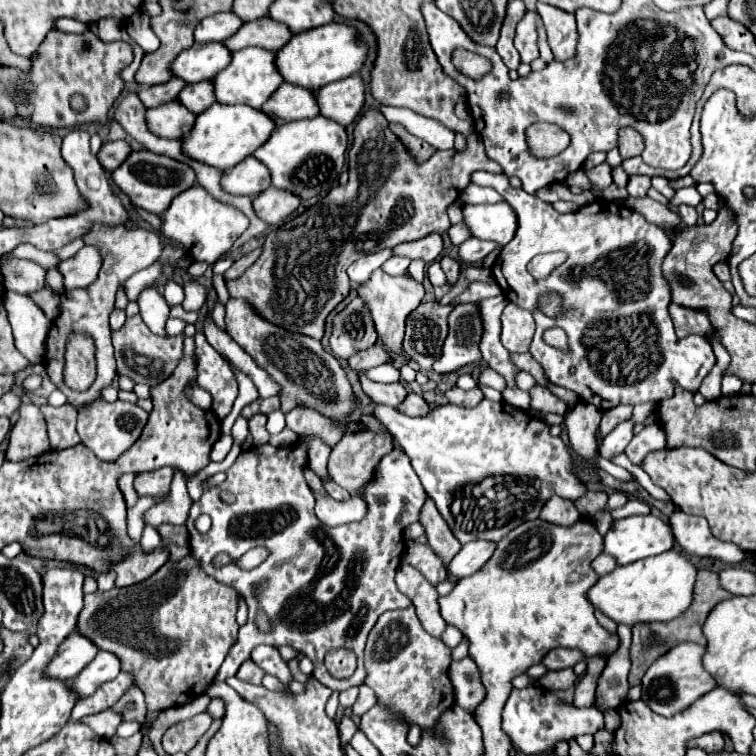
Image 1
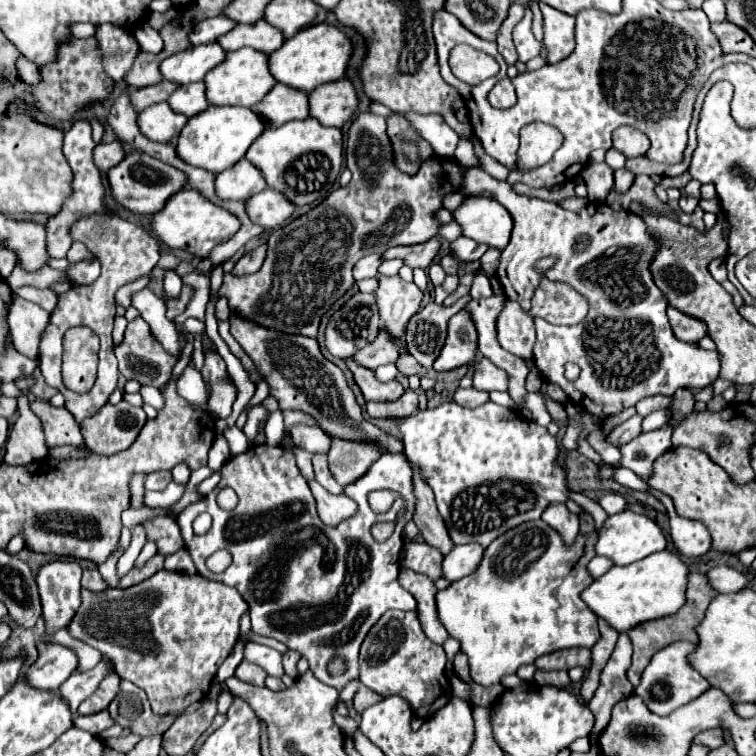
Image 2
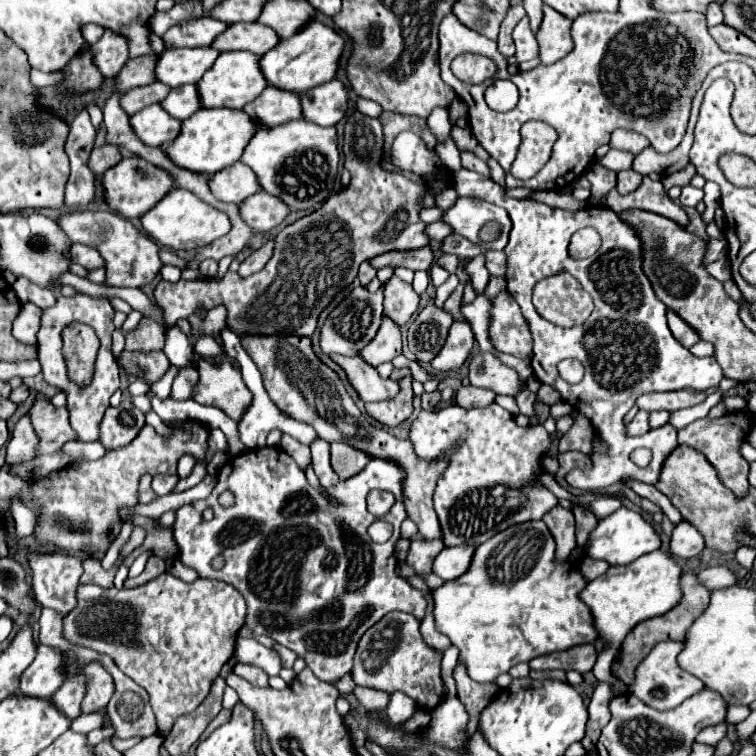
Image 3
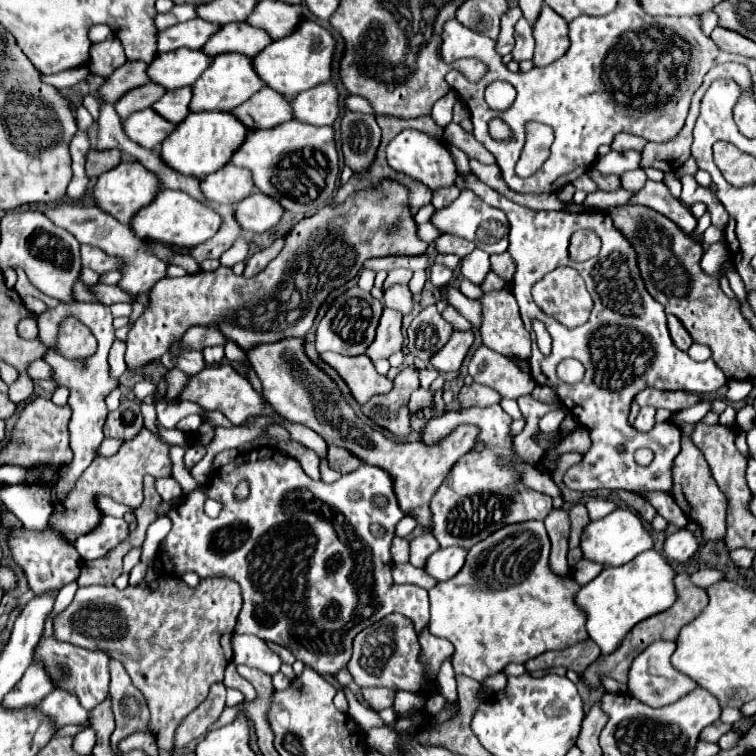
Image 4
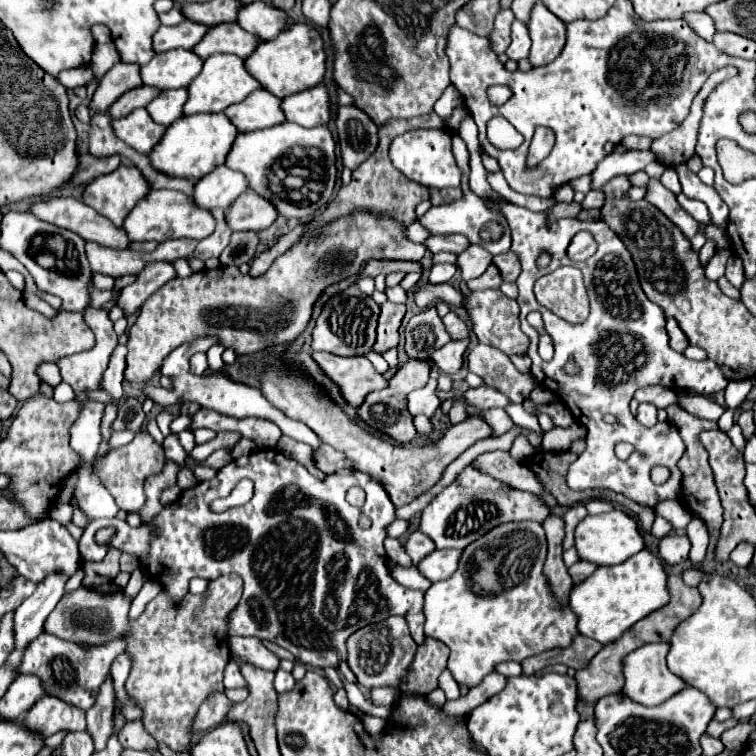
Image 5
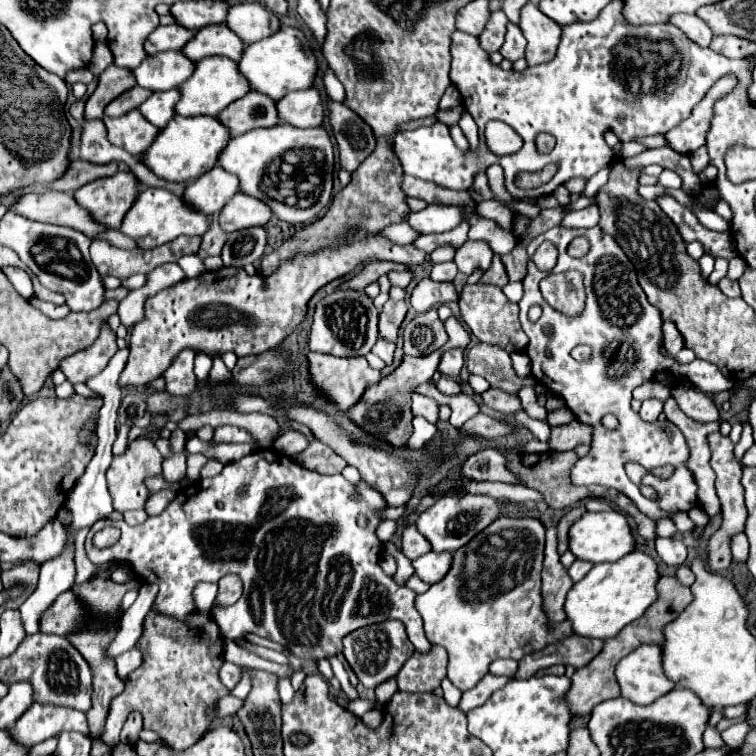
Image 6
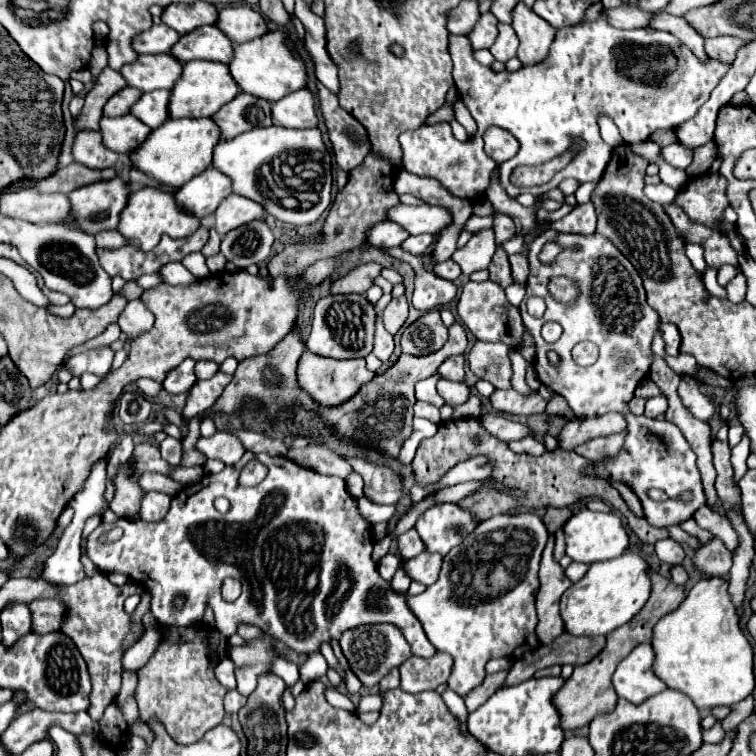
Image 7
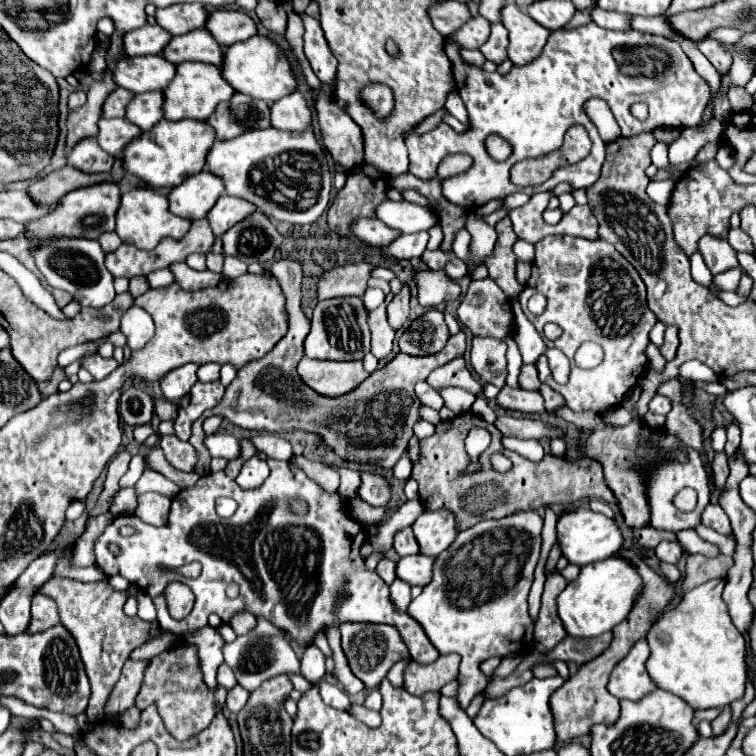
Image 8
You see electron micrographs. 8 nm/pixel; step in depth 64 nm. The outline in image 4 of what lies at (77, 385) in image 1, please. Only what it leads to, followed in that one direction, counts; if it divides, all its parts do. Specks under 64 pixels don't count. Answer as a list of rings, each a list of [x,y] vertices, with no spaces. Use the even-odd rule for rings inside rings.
[[[74,316],[60,322],[54,350],[64,358],[84,358],[96,352],[96,338]]]

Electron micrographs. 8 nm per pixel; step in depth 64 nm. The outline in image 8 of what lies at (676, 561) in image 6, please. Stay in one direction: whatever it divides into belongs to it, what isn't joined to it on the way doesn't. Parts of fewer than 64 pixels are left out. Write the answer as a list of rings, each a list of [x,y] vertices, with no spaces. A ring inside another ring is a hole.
[[[660,542],[656,546],[656,556],[662,562],[670,562],[670,564],[678,564],[678,560],[682,558],[682,548],[678,542]]]

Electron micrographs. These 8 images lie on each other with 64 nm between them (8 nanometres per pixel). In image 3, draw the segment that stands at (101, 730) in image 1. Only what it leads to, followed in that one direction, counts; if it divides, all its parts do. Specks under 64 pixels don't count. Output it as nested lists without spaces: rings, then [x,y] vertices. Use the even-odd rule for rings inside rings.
[[[94,712],[94,714],[82,714],[80,718],[76,718],[72,724],[70,724],[70,730],[72,732],[80,732],[80,734],[86,734],[94,728],[100,728],[102,726],[102,714],[100,712]]]

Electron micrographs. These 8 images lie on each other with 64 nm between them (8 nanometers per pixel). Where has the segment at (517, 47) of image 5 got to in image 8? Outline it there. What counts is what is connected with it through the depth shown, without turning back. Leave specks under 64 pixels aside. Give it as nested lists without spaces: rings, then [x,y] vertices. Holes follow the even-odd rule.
[[[496,22],[490,24],[492,32],[488,36],[488,40],[480,46],[480,52],[484,54],[486,60],[492,60],[494,64],[500,64],[502,60],[506,60],[506,46],[508,46],[508,36],[506,36],[506,28]]]

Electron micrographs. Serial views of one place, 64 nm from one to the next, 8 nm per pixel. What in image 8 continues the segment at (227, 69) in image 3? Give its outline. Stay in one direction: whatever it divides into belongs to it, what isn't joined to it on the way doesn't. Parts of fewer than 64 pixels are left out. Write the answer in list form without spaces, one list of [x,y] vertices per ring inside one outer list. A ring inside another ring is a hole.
[[[182,62],[176,66],[176,76],[170,80],[170,84],[164,88],[164,120],[206,120],[218,102],[230,100],[234,90],[226,84],[226,80],[220,76],[220,68],[212,64],[200,64],[200,62]]]

